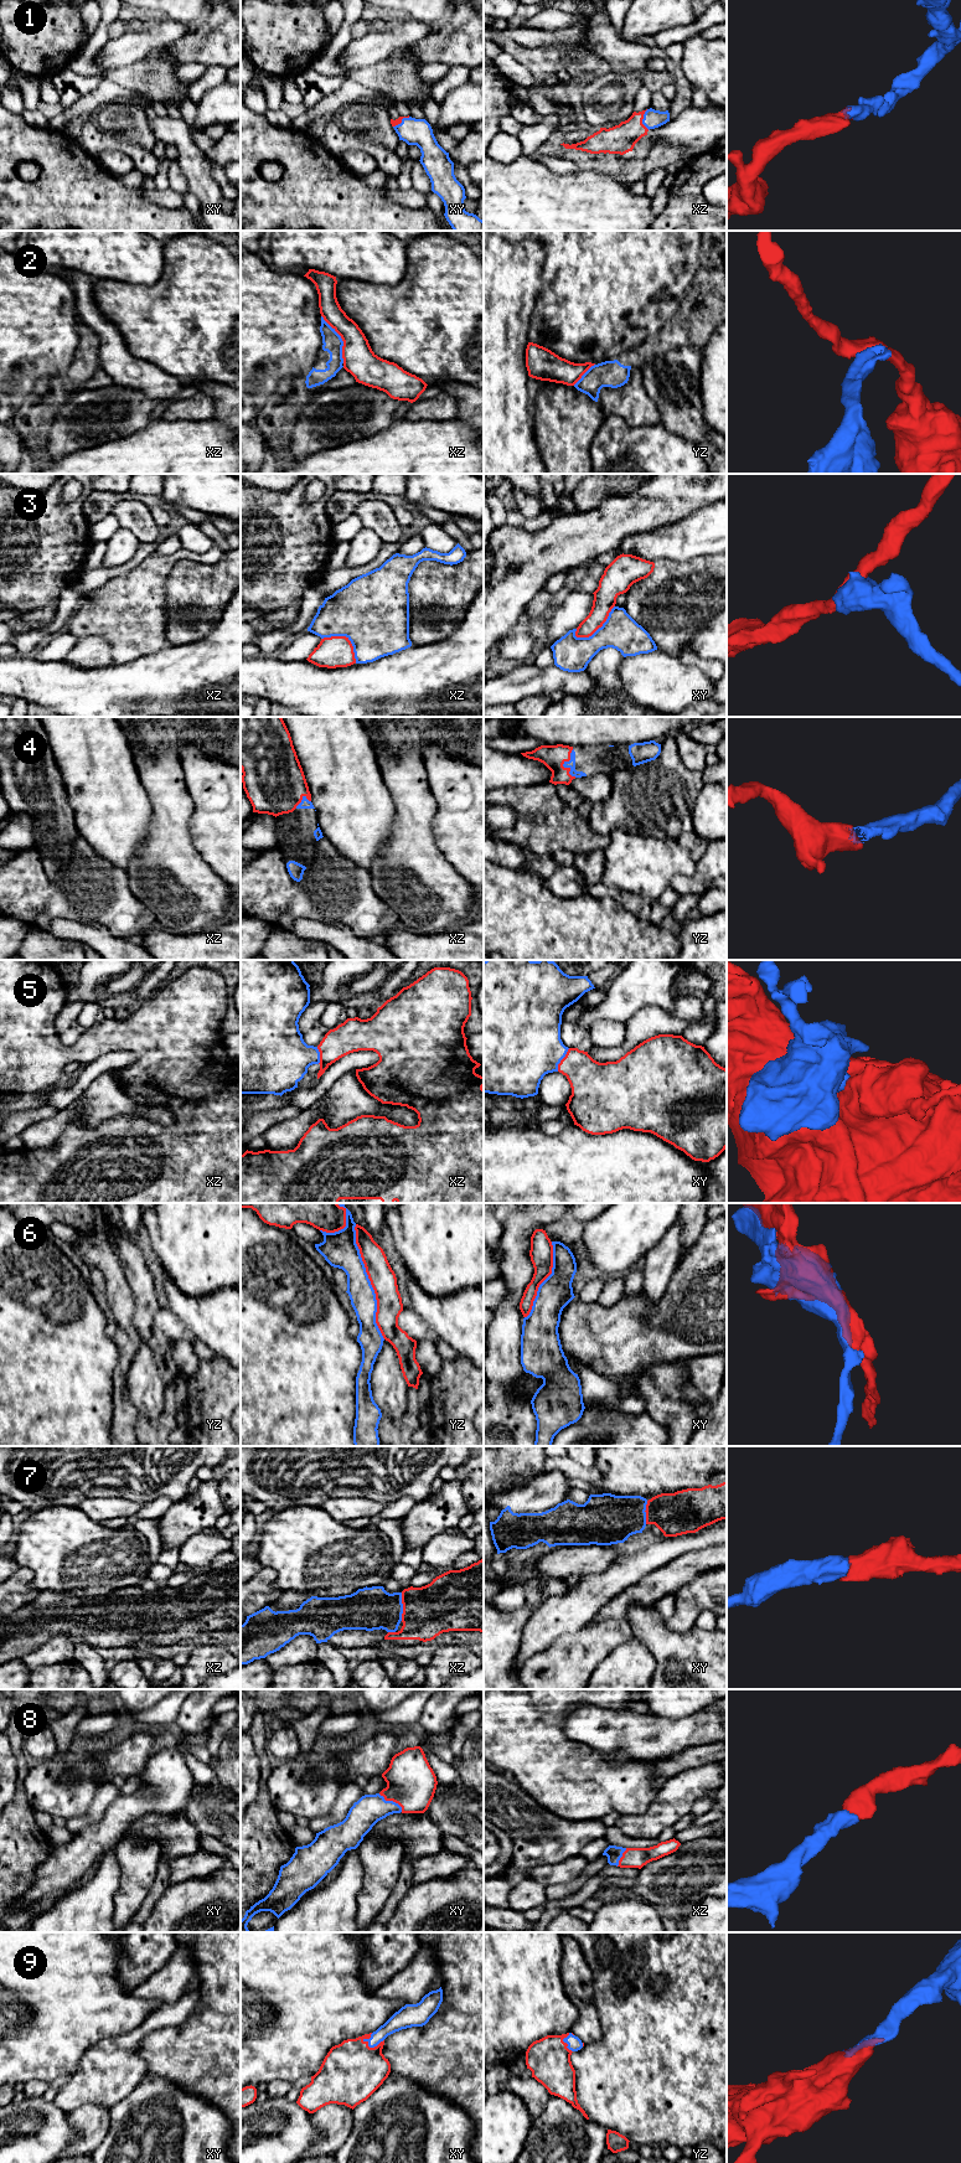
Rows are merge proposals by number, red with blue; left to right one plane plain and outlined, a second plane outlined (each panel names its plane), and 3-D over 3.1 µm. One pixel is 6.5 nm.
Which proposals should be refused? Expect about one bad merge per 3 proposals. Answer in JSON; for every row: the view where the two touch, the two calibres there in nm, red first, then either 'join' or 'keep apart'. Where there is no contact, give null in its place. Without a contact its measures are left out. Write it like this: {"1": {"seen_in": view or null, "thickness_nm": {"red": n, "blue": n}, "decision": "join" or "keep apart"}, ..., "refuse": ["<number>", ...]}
{"1": {"seen_in": "xz", "thickness_nm": {"red": 190, "blue": 120}, "decision": "join"}, "2": {"seen_in": "xz", "thickness_nm": {"red": 200, "blue": 130}, "decision": "keep apart"}, "3": {"seen_in": "xy", "thickness_nm": {"red": 150, "blue": 240}, "decision": "keep apart"}, "4": {"seen_in": "yz", "thickness_nm": {"red": 160, "blue": 50}, "decision": "join"}, "5": {"seen_in": "xy", "thickness_nm": {"red": 280, "blue": 440}, "decision": "join"}, "6": {"seen_in": "yz", "thickness_nm": {"red": 170, "blue": 200}, "decision": "keep apart"}, "7": {"seen_in": "xz", "thickness_nm": {"red": 340, "blue": 280}, "decision": "join"}, "8": {"seen_in": "xy", "thickness_nm": {"red": 320, "blue": 190}, "decision": "join"}, "9": {"seen_in": "xy", "thickness_nm": {"red": 400, "blue": 120}, "decision": "join"}, "refuse": ["2", "3", "6"]}

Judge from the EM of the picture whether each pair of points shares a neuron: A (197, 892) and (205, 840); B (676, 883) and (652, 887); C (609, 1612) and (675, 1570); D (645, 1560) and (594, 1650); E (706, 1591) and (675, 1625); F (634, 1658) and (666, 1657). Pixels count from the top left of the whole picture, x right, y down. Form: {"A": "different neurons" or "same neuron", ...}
{"A": "different neurons", "B": "different neurons", "C": "same neuron", "D": "different neurons", "E": "same neuron", "F": "different neurons"}

